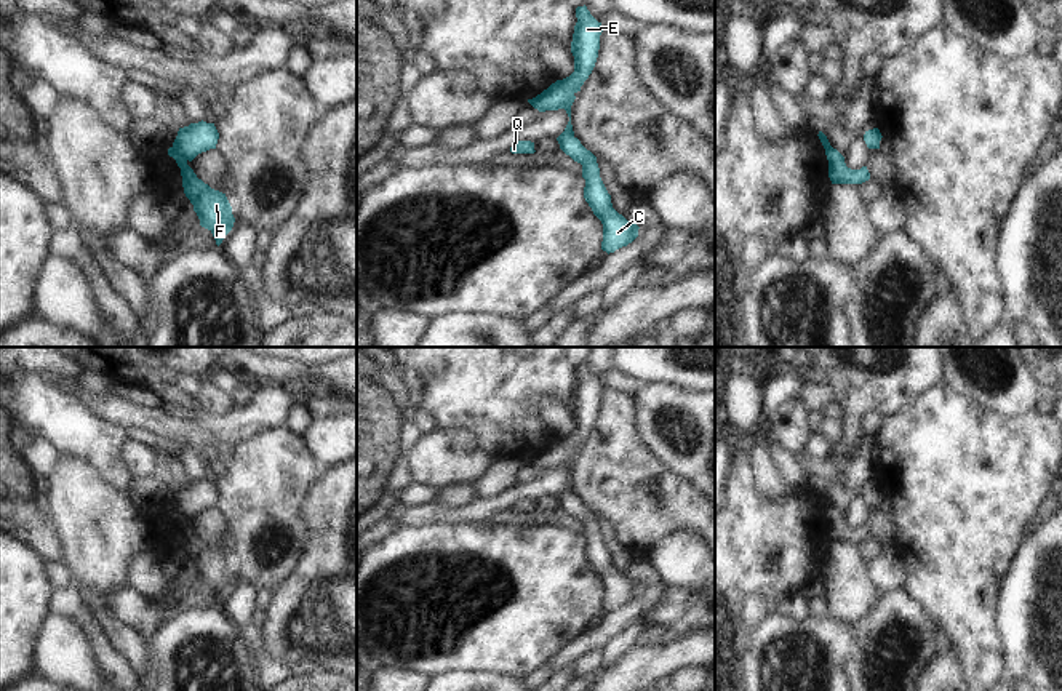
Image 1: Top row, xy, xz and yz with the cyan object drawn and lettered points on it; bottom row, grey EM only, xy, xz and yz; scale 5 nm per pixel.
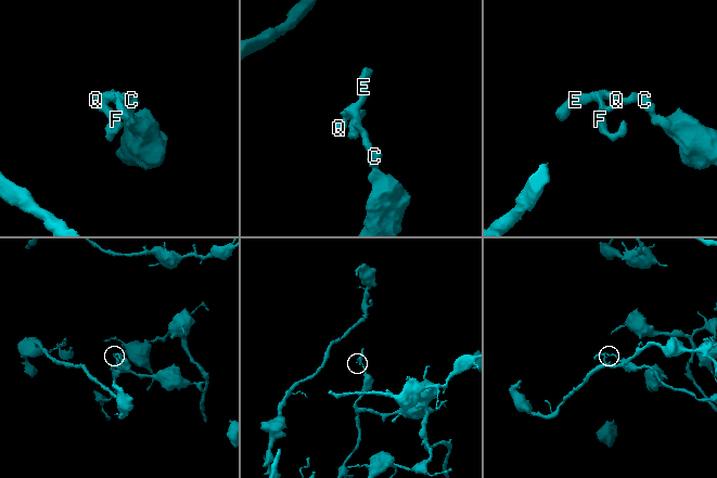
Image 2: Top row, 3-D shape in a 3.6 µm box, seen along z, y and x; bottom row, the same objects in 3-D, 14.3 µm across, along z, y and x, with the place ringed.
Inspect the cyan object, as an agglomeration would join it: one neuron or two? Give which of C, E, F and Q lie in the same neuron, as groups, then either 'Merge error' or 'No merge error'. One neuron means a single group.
Groups: C E / F Q. Merge error

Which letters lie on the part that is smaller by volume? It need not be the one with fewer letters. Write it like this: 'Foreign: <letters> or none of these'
Foreign: F, Q

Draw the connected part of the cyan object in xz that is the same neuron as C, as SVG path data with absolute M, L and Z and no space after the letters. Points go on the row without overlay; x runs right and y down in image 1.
M585 363L576 366L576 376L577 381L571 400L574 430L563 438L557 438L541 453L533 456L533 462L539 470L566 469L569 480L557 499L566 513L582 523L582 536L585 537L584 557L603 582L601 608L609 613L632 601L638 595L640 585L629 581L613 566L611 553L600 536L597 515L581 502L573 489L571 464L576 457L574 453L581 449L581 445L595 425L600 408L600 393L603 390L601 381L590 373Z

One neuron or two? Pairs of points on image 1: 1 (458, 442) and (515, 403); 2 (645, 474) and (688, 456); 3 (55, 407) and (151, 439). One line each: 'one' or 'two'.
1: two
2: two
3: two

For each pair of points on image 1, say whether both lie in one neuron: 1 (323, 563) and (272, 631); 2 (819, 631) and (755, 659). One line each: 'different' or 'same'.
1: same
2: same

